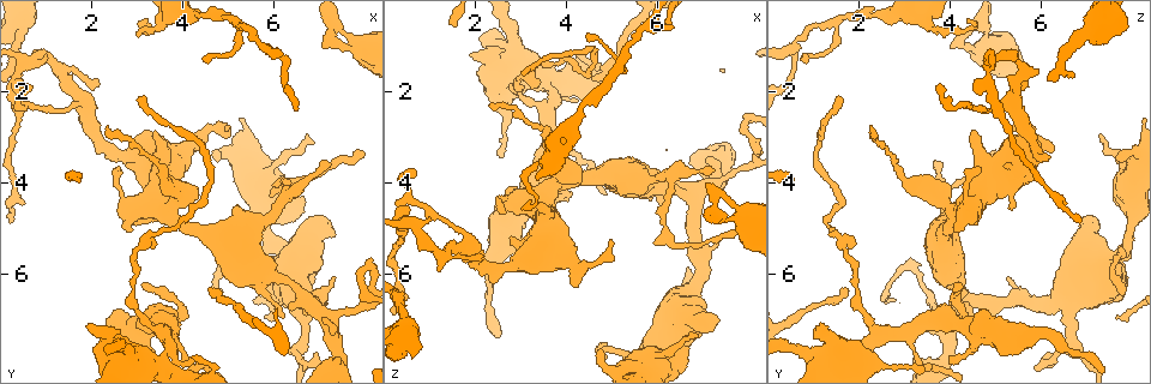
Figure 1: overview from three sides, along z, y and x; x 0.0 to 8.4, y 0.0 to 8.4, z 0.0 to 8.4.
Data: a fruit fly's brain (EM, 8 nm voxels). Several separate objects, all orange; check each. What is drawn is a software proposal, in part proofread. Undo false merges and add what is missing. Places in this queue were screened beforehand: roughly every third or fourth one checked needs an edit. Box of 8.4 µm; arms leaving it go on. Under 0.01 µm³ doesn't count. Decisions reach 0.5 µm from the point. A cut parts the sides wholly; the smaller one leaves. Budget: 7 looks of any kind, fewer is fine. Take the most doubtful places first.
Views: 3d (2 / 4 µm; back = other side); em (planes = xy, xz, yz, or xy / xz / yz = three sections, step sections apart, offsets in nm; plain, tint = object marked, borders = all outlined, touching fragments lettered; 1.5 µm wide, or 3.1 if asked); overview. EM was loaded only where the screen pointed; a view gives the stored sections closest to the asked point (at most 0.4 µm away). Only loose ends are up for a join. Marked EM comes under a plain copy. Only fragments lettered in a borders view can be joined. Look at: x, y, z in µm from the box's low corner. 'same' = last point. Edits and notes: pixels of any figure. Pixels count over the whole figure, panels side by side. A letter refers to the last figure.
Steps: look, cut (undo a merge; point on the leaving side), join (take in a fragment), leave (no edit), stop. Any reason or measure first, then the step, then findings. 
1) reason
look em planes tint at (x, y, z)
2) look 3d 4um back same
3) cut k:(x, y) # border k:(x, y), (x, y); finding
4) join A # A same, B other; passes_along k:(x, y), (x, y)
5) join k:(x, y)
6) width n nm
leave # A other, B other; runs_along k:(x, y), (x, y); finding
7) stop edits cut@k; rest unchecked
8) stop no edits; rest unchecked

thick end
look em planes borders at (5.10, 4.55, 4.30)

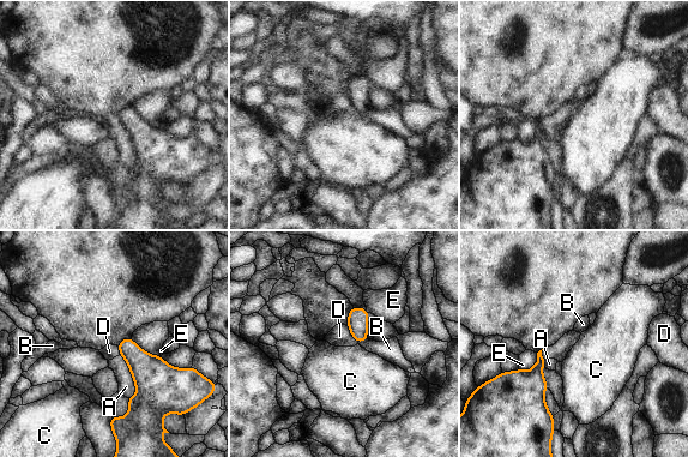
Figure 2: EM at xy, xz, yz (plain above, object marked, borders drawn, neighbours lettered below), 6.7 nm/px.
leave # A other, B other, C other, D other, E other; border 2:(346, 326), (350, 335), (357, 342); none of them fits

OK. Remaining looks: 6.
thin end
look 3d 4um at (2.15, 1.95, 5.55)

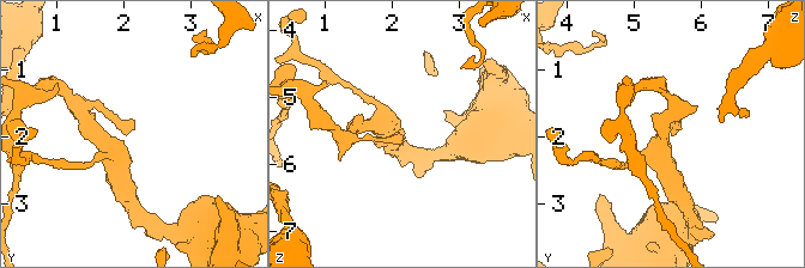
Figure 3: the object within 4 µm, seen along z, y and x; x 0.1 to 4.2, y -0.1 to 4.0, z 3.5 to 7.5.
shape alone is not enough
look em planes borders at (2.15, 1.90, 5.55)

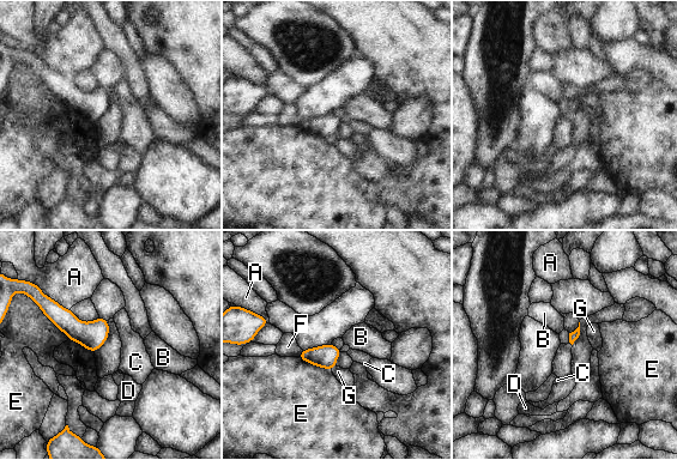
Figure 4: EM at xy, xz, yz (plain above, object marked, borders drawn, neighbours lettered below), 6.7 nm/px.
join G # A other, B other, C other, D other, E other, F other, G same; passes_along 4:(325, 356), (333, 367), (344, 376); it goes on there

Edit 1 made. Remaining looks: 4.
see it whole again
look overview

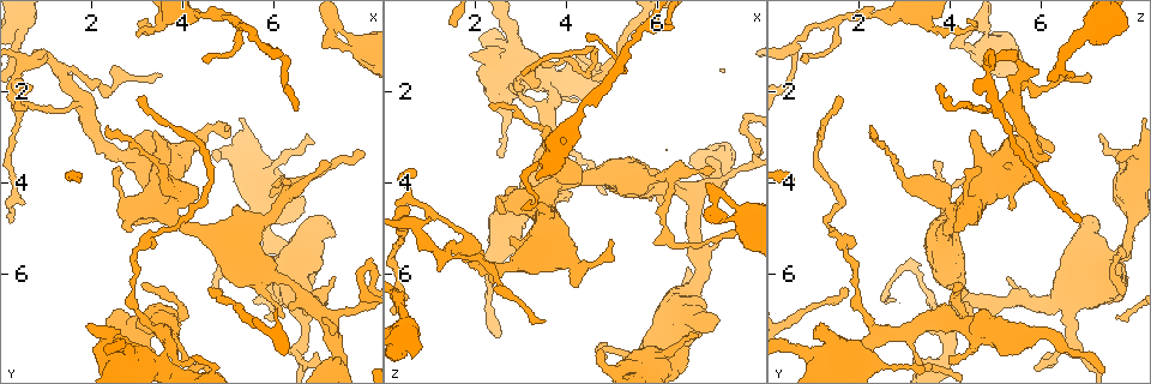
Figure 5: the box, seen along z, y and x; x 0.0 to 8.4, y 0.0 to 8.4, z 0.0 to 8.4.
arms part here
look 3d 4um at (6.00, 5.30, 7.90)

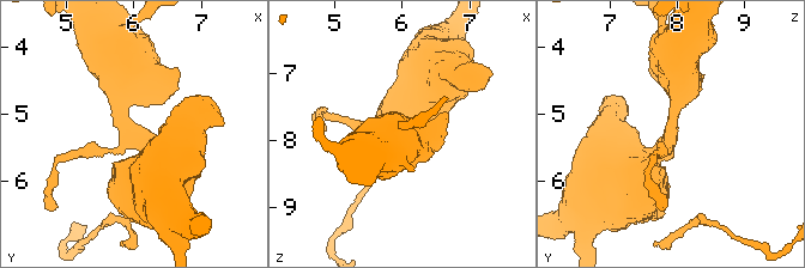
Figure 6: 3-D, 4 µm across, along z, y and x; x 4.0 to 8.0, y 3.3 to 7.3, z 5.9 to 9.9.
arms 3; shape alone is not enough
look em xy step 4 borders at (6.00, 5.35, 7.90)

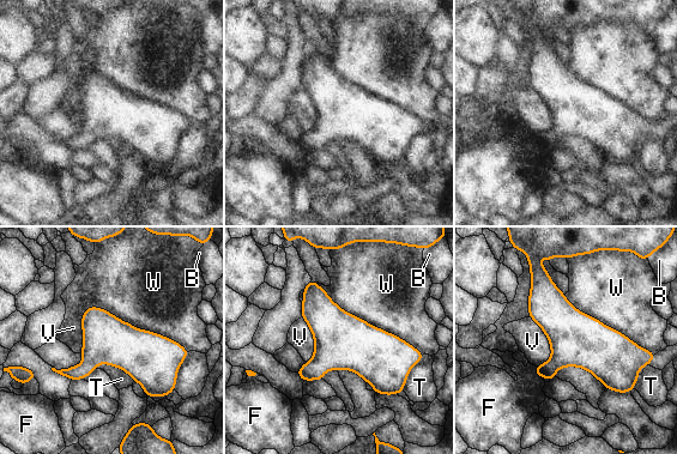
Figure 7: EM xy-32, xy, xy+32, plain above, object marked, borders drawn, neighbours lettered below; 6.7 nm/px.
cut it another way
look em planes borders same

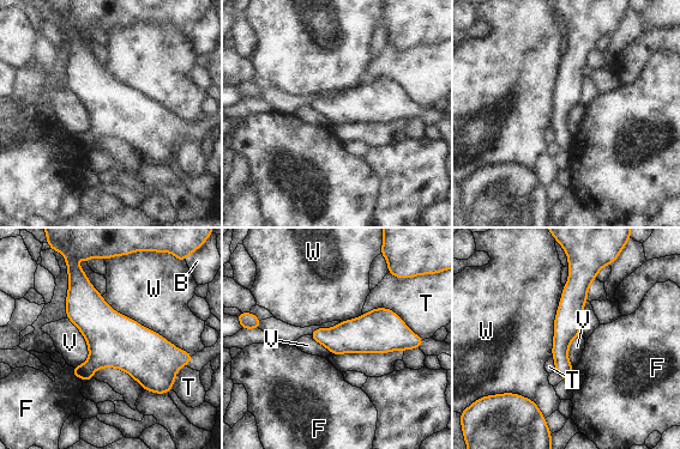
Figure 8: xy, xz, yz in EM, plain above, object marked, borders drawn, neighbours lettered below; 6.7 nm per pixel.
longest_contact W 750 nm
leave # B other, F other, T other, V other, W other; border 8:(101, 296), (115, 310), (193, 355); one neuron here

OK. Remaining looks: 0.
stop edits join@4; rest unchecked

